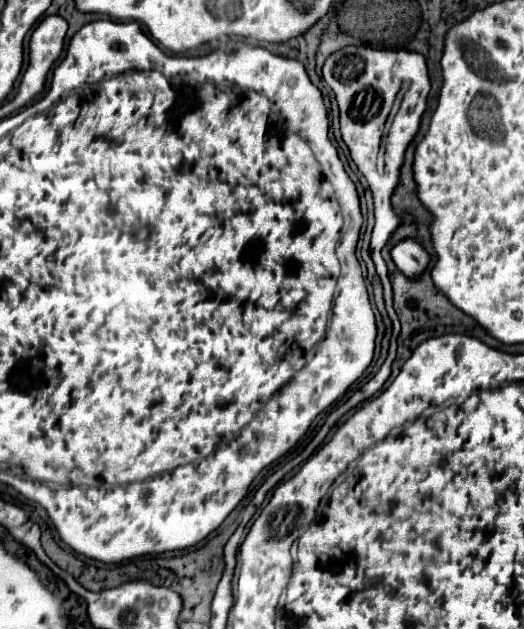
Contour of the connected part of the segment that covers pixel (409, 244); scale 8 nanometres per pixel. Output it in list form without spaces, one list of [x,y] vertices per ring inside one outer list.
[[[414,238],[400,240],[390,250],[390,256],[392,256],[396,268],[400,272],[404,272],[406,276],[420,276],[430,260],[430,256],[424,252],[424,248]]]

